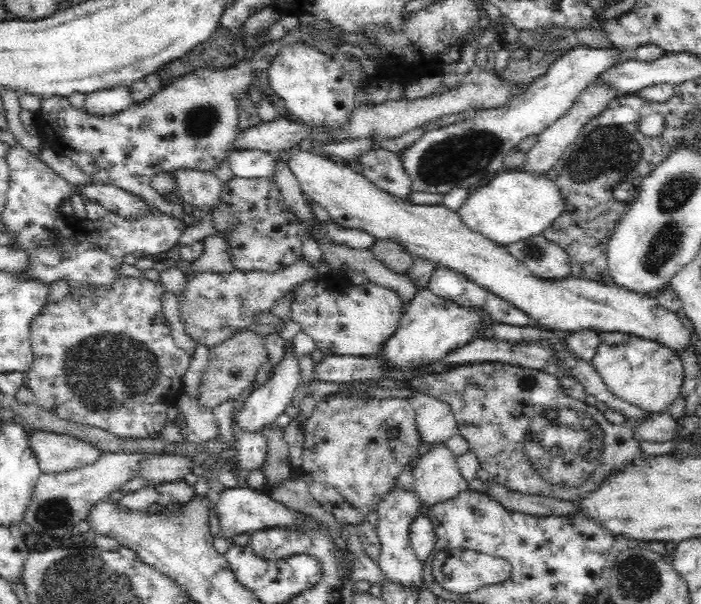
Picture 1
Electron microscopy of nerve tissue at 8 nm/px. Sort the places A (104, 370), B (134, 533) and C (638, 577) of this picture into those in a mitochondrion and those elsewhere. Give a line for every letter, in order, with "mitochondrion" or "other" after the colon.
A: mitochondrion
B: other
C: mitochondrion

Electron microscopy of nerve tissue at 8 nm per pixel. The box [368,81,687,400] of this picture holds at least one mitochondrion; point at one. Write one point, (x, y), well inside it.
(469, 155)

